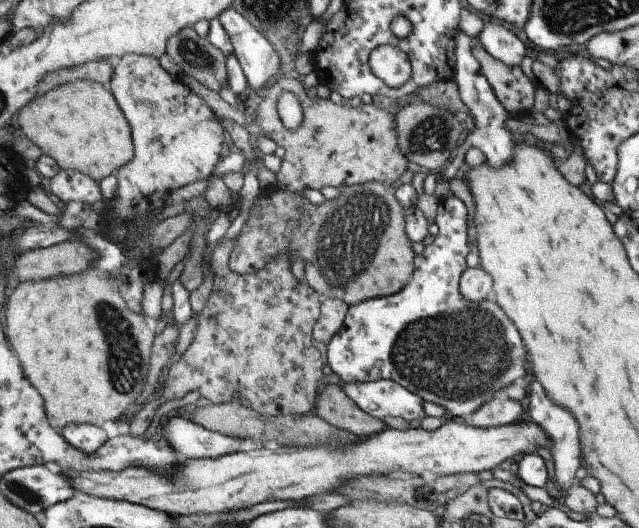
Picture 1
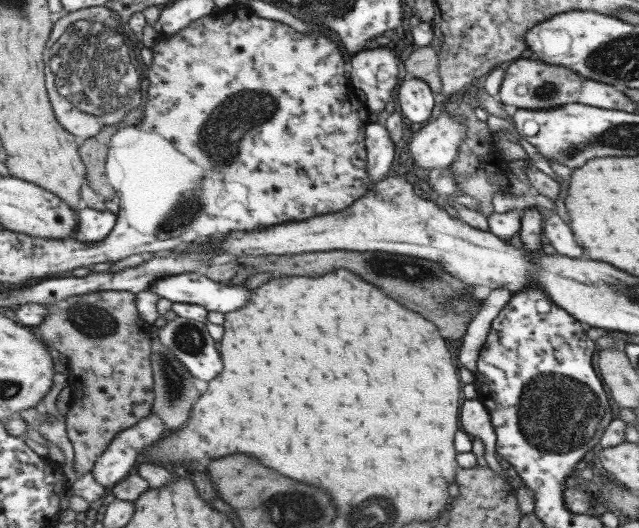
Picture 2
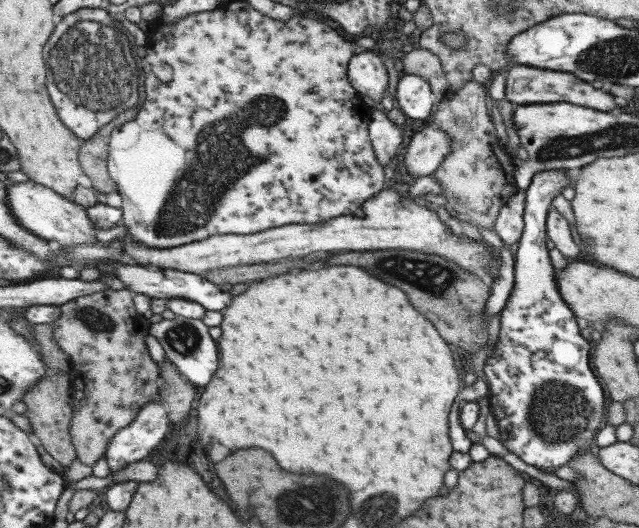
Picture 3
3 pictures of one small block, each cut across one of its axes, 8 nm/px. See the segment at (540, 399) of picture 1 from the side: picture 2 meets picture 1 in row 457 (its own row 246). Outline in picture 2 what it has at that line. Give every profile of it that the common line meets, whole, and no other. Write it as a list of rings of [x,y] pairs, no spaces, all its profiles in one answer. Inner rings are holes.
[[[555,213],[549,214],[549,218],[542,222],[542,227],[547,242],[557,254],[571,258],[580,258],[582,254],[581,248],[573,242],[569,226],[559,219]]]

